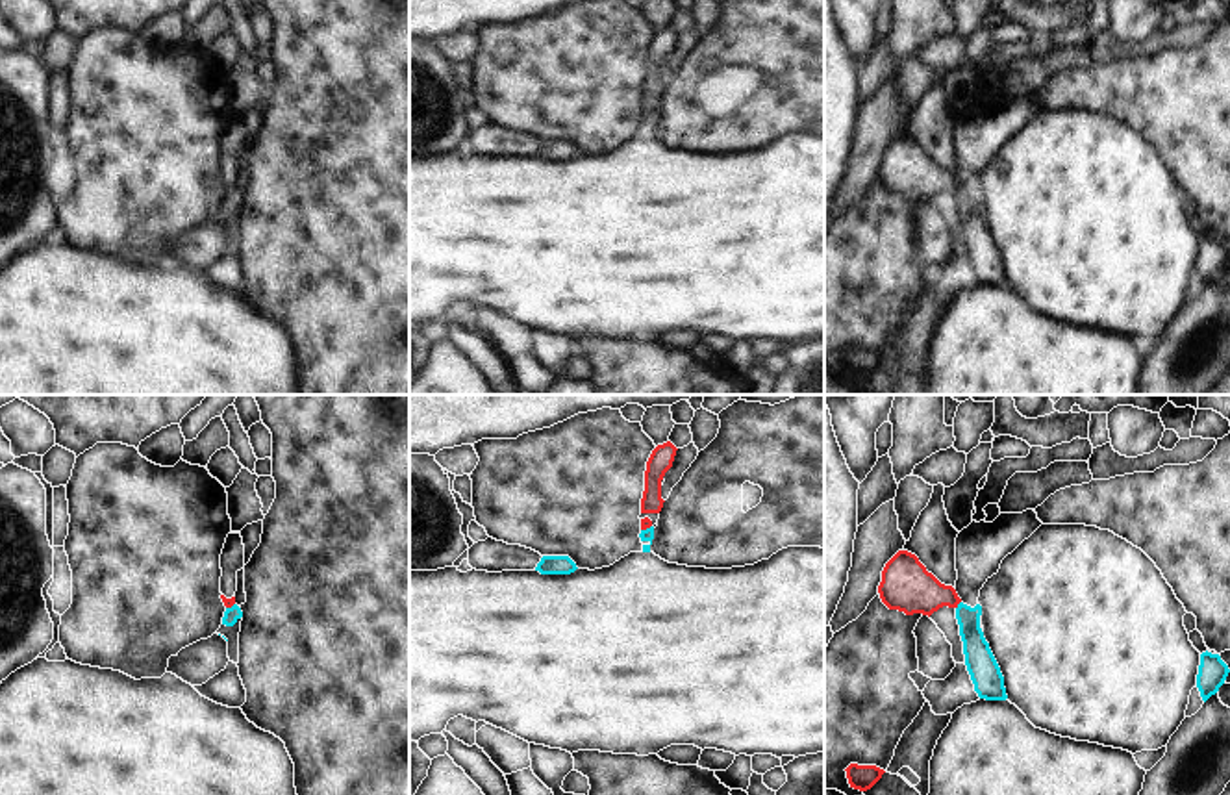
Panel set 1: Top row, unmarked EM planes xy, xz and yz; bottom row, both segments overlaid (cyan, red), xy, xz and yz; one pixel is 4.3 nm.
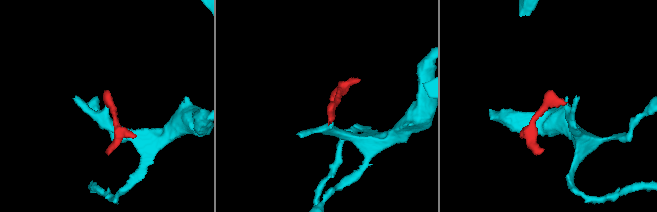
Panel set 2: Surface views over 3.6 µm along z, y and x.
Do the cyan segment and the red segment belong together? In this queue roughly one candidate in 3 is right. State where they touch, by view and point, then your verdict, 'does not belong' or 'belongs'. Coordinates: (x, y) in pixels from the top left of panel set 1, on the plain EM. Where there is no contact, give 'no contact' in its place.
yz (958, 189) | does not belong

